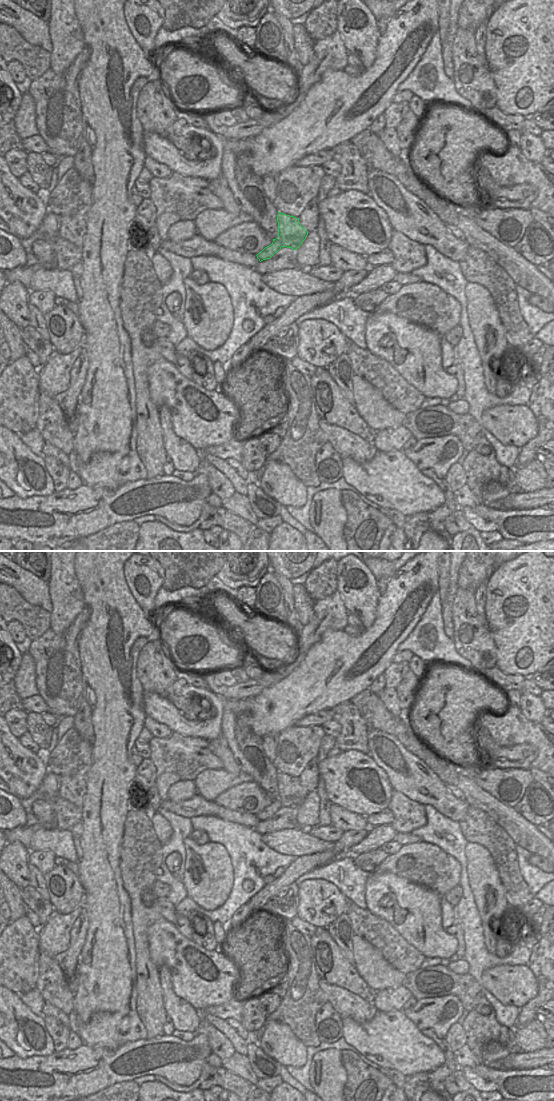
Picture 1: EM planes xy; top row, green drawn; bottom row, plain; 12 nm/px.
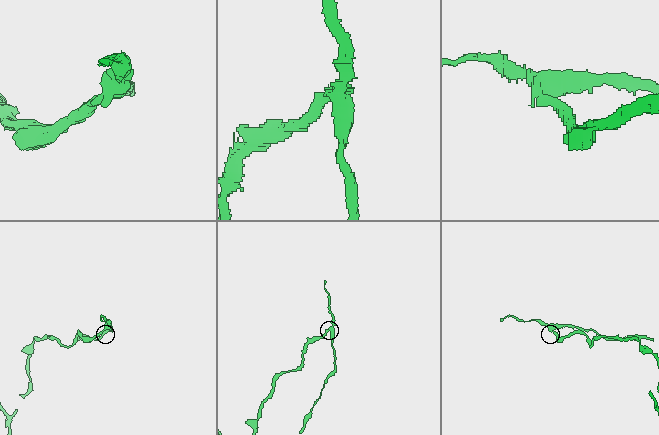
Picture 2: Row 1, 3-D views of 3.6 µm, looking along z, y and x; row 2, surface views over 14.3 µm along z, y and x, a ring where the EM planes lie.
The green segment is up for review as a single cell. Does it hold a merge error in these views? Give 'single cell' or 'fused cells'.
fused cells

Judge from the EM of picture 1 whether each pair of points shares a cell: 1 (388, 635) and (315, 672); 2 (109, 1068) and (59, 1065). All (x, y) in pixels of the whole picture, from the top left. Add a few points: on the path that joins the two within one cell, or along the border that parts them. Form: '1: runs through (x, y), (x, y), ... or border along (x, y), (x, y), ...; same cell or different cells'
1: runs through (370, 652), (361, 660), (340, 666), (333, 671); same cell
2: runs through (97, 1068), (94, 1066), (71, 1066); same cell

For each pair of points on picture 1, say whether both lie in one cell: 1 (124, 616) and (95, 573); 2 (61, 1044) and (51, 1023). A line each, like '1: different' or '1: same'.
1: same
2: same

